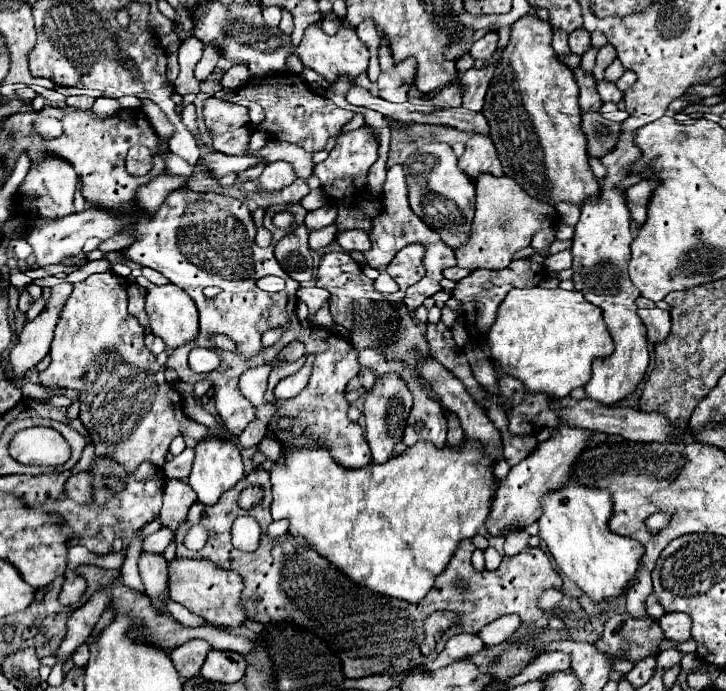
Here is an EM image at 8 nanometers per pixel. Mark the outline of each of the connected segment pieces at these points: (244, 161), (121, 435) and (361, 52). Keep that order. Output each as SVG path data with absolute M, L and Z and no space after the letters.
M220 152L206 154L206 166L210 168L214 178L222 178L228 172L242 172L250 166L256 166L262 159L254 156L226 156Z
M114 272L90 274L82 284L74 284L72 294L62 308L62 316L58 320L52 340L52 364L38 374L38 380L42 386L48 388L64 386L80 390L80 420L84 422L92 436L92 442L96 444L96 454L112 456L118 464L126 468L128 474L132 474L142 462L164 466L168 446L178 434L202 440L208 434L208 428L200 426L184 414L180 394L174 394L174 386L170 386L164 378L164 368L144 346L144 328L126 310L126 284L128 280Z
M344 22L340 26L338 34L334 34L334 36L324 34L318 28L318 24L308 26L304 32L304 38L302 38L302 44L298 46L296 52L306 68L318 72L328 82L336 82L340 76L348 76L350 80L354 80L356 76L360 76L368 70L368 60L370 60L370 52L366 48L366 44L358 38L356 30L348 28Z

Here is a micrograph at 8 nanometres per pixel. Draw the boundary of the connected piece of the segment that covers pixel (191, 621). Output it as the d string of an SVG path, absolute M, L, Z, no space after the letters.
M168 598L168 610L172 612L172 616L180 622L180 624L188 624L188 626L194 626L194 624L202 624L202 618L196 618L192 612L188 612L184 606L180 606L180 604L176 604L174 600L170 600Z

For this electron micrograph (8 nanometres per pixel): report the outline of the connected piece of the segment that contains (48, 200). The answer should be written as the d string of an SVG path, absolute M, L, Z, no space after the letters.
M44 158L34 164L24 178L18 196L36 200L36 210L44 218L64 218L74 214L76 172L62 160Z

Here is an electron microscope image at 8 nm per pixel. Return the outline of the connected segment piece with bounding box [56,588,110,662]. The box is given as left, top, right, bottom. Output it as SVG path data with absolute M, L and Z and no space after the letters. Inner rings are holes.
M104 588L96 592L88 604L72 612L72 616L68 618L68 634L56 652L58 662L66 662L76 652L76 648L88 640L96 622L100 620L102 612L108 606L108 596L110 596L110 588Z

